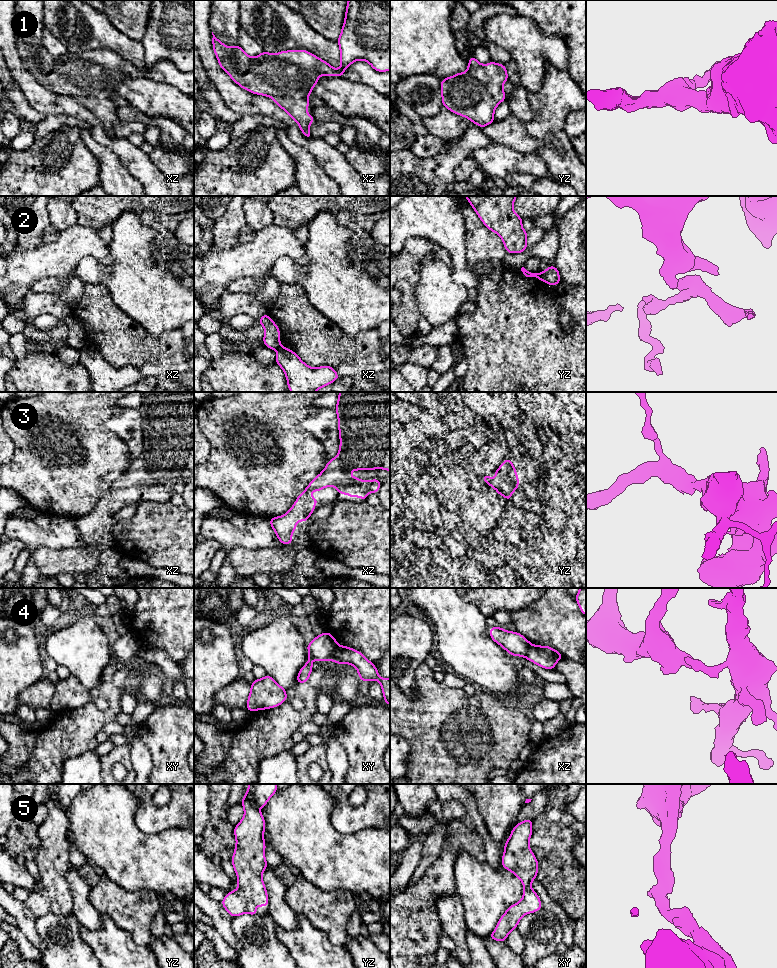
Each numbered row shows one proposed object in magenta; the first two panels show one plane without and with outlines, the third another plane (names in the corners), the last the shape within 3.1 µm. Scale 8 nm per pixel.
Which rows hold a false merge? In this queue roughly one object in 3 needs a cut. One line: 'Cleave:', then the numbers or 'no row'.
Cleave: 2, 4

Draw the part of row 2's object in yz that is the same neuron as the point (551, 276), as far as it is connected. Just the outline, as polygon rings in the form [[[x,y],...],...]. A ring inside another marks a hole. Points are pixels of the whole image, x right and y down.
[[[549,266],[542,273],[543,281],[549,285],[558,285],[560,284],[560,275],[559,271],[555,266]]]

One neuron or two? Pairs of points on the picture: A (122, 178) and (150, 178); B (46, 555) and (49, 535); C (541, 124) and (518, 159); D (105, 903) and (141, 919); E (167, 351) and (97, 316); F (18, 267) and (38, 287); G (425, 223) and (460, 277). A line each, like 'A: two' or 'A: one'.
A: two
B: two
C: two
D: one
E: one
F: two
G: one

